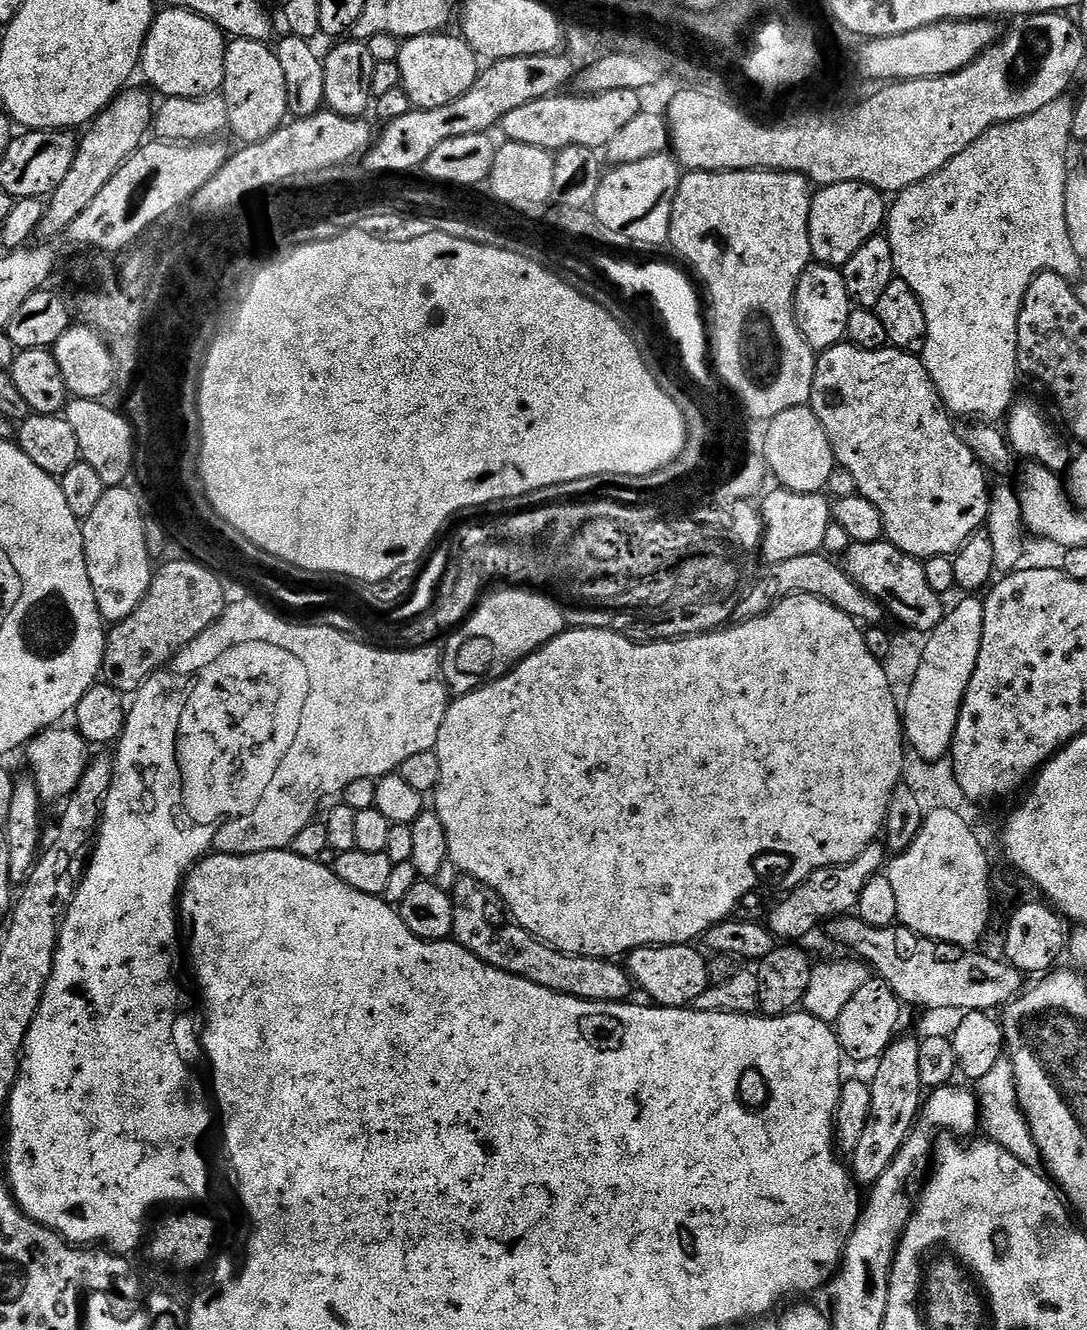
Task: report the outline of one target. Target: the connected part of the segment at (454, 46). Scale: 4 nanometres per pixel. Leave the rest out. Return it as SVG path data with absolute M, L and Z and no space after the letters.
M431 34L412 36L400 45L400 80L404 92L417 108L446 106L454 98L462 98L470 86L474 86L478 75L478 57L472 47L459 35Z

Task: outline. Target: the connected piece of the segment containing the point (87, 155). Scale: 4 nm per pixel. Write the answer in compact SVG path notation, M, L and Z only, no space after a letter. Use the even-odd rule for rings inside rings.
M129 87L127 90L115 96L111 104L92 121L88 132L83 137L79 137L76 146L76 157L70 166L69 172L66 173L66 178L62 178L62 186L58 186L58 190L53 192L50 199L47 201L44 210L44 221L40 223L39 235L56 236L67 233L68 227L74 222L74 218L78 218L78 214L82 214L82 210L86 210L86 206L90 206L90 202L94 202L94 198L98 198L98 193L102 190L102 186L106 186L106 182L110 182L110 178L114 178L114 174L122 165L132 157L140 145L145 143L144 136L154 124L154 104L152 108L152 100L140 88Z

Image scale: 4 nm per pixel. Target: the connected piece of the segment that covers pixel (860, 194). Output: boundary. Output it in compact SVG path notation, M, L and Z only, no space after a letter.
M862 182L825 184L817 192L820 193L812 196L808 219L812 260L818 264L828 264L831 268L843 269L844 263L854 258L854 254L858 254L860 247L885 227L885 193Z

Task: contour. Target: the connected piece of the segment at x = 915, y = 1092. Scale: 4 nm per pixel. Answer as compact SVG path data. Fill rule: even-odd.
M903 1036L893 1040L874 1064L876 1073L870 1079L870 1118L866 1122L866 1130L862 1130L862 1139L850 1154L850 1171L860 1186L874 1185L882 1174L886 1174L886 1166L894 1162L902 1142L906 1142L922 1111L922 1089L918 1078L920 1040Z

